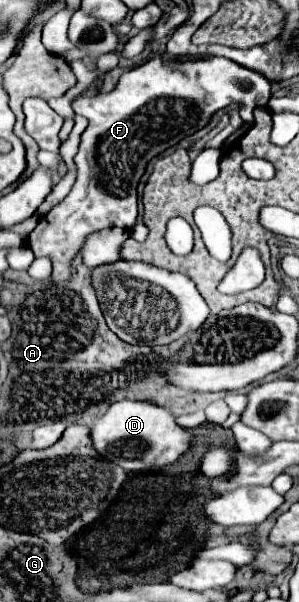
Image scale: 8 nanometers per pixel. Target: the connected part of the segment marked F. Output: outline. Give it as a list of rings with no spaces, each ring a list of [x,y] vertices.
[[[154,56],[146,64],[136,66],[120,76],[118,86],[112,92],[98,92],[94,96],[78,96],[72,100],[72,110],[88,120],[88,128],[82,134],[82,154],[86,154],[88,166],[90,166],[90,180],[86,186],[86,196],[82,200],[76,200],[76,190],[54,206],[46,216],[40,218],[38,226],[30,232],[28,244],[34,252],[34,256],[48,256],[54,264],[52,280],[66,280],[70,276],[70,260],[78,254],[82,240],[102,228],[118,226],[122,230],[132,230],[136,226],[136,186],[146,170],[146,164],[158,156],[160,152],[176,146],[182,138],[202,130],[214,112],[220,108],[226,108],[228,104],[240,104],[256,108],[268,102],[270,96],[270,82],[254,72],[248,70],[228,58],[220,56],[204,56],[196,60],[174,60],[166,56]]]

